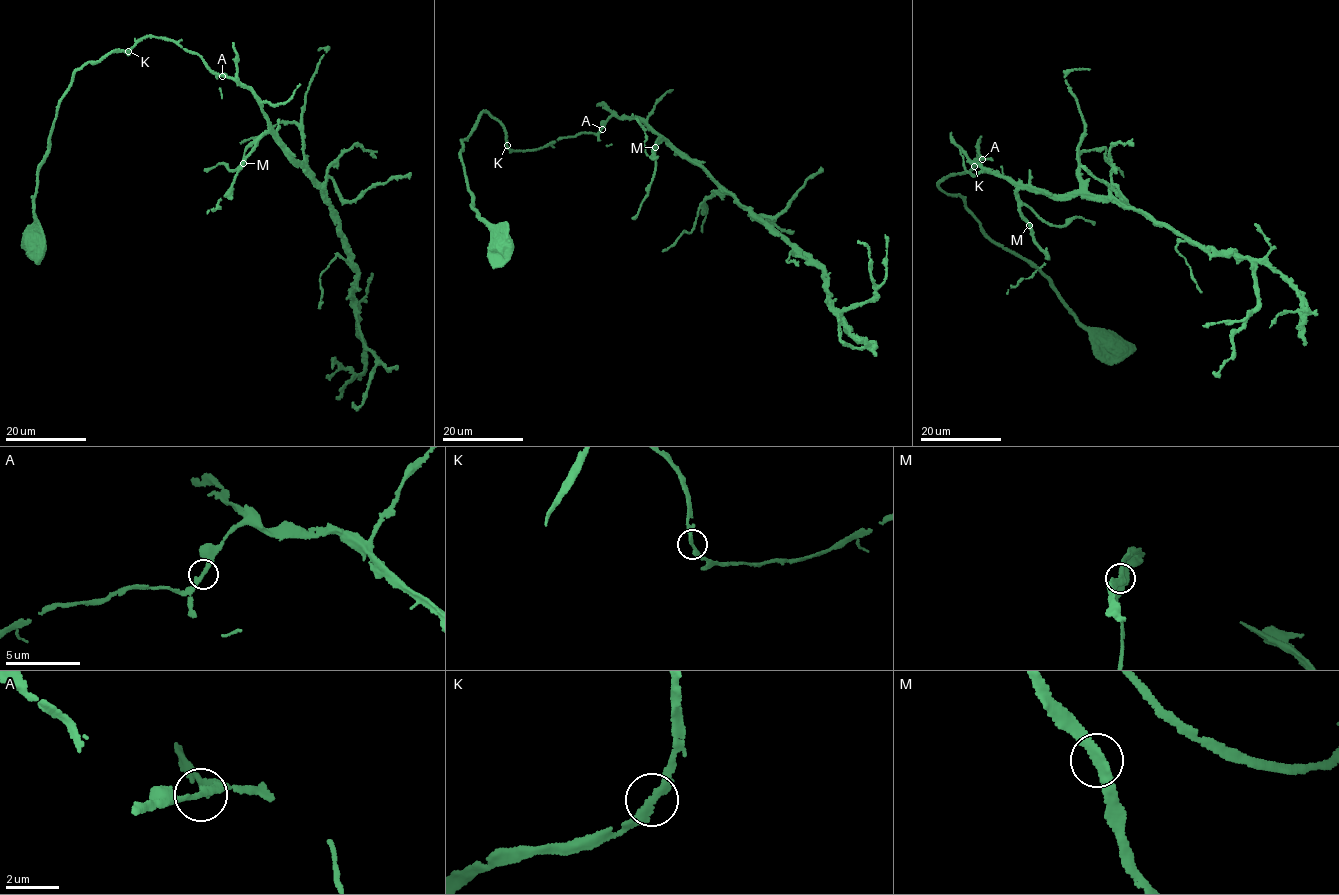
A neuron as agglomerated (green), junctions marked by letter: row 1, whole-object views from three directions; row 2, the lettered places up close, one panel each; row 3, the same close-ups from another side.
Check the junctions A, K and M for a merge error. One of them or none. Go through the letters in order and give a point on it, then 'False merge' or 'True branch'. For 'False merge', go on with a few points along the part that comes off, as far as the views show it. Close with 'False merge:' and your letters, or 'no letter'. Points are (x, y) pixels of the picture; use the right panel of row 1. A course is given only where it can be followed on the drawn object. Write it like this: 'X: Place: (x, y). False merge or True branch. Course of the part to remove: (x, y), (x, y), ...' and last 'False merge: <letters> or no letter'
A: Place: (982, 159). True branch
K: Place: (974, 166). True branch
M: Place: (1029, 225). True branch
False merge: no letter

